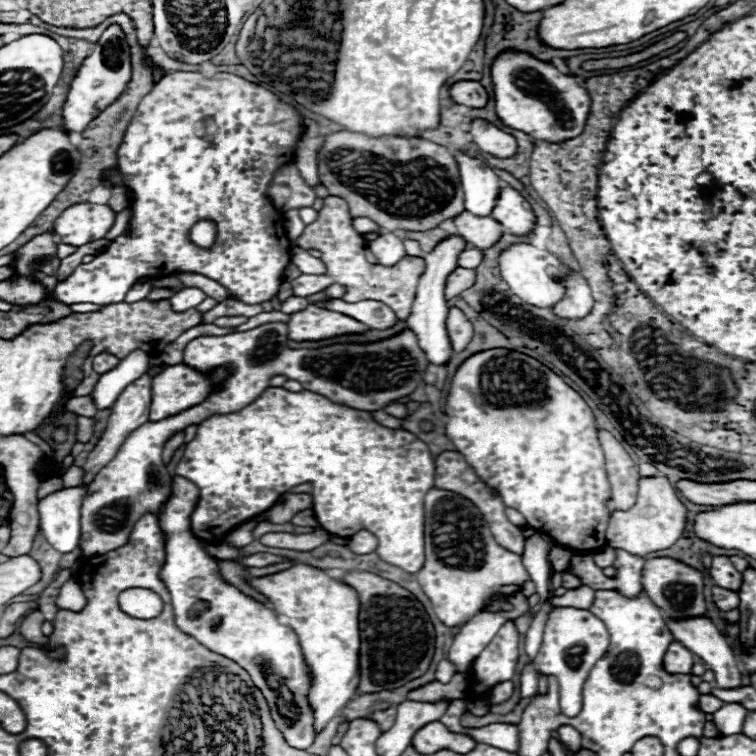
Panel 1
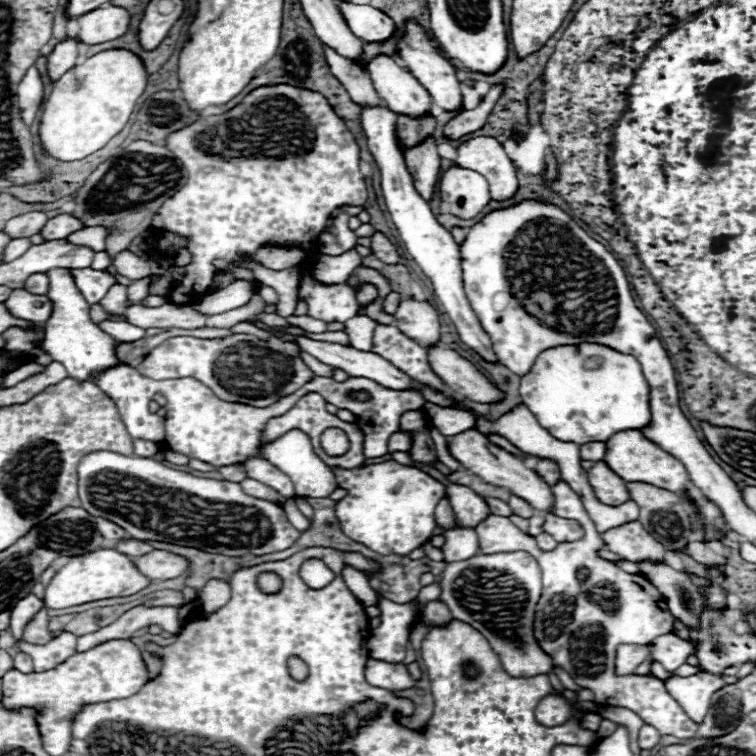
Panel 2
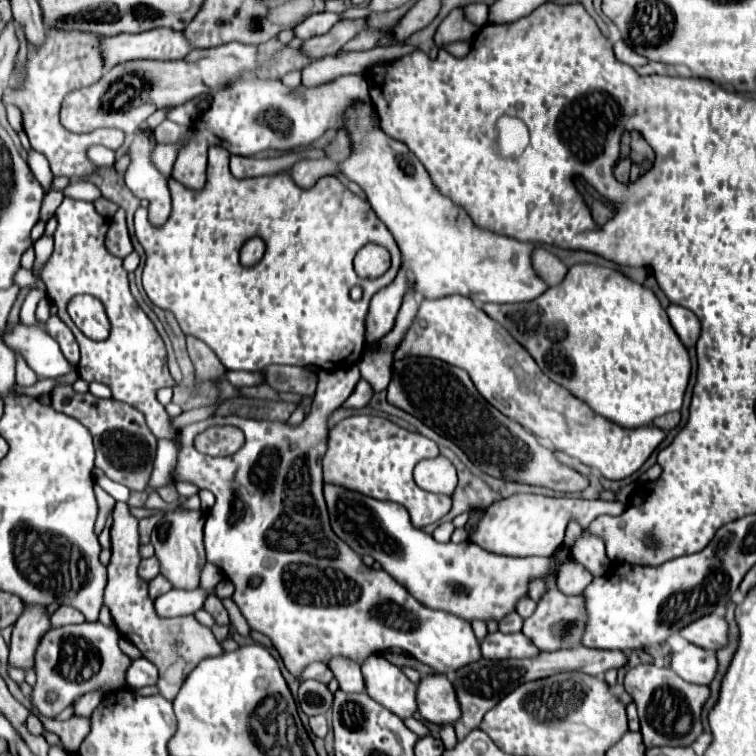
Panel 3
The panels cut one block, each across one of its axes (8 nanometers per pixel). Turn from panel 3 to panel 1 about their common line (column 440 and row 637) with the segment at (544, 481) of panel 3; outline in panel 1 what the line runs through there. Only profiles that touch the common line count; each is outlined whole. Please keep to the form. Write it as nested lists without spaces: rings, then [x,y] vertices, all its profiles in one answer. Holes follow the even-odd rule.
[[[354,572],[346,574],[344,578],[346,584],[350,584],[358,596],[360,596],[360,638],[362,638],[362,648],[360,648],[360,692],[382,692],[382,690],[394,690],[404,686],[406,682],[420,678],[426,674],[432,656],[434,656],[434,642],[436,642],[436,632],[430,616],[426,614],[424,606],[412,596],[412,592],[404,590],[400,584],[380,578],[376,574],[368,572]]]

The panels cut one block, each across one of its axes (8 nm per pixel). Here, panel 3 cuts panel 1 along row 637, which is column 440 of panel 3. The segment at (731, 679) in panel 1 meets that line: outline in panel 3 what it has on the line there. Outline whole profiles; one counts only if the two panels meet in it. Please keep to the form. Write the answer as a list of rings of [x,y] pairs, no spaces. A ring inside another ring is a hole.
[[[428,674],[420,678],[416,688],[418,712],[424,720],[434,724],[454,724],[460,716],[460,706],[454,688],[446,674]]]

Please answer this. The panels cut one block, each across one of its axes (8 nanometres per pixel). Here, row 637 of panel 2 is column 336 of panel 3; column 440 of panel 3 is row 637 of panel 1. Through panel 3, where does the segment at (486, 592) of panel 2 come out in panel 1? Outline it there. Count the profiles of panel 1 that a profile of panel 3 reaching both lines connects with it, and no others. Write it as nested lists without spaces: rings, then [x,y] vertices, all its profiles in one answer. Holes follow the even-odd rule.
[[[552,608],[544,640],[538,656],[534,658],[534,668],[542,674],[552,674],[558,678],[560,686],[560,706],[566,716],[576,716],[582,710],[582,684],[588,678],[588,672],[600,660],[610,646],[610,634],[600,618],[588,610],[578,608]]]

